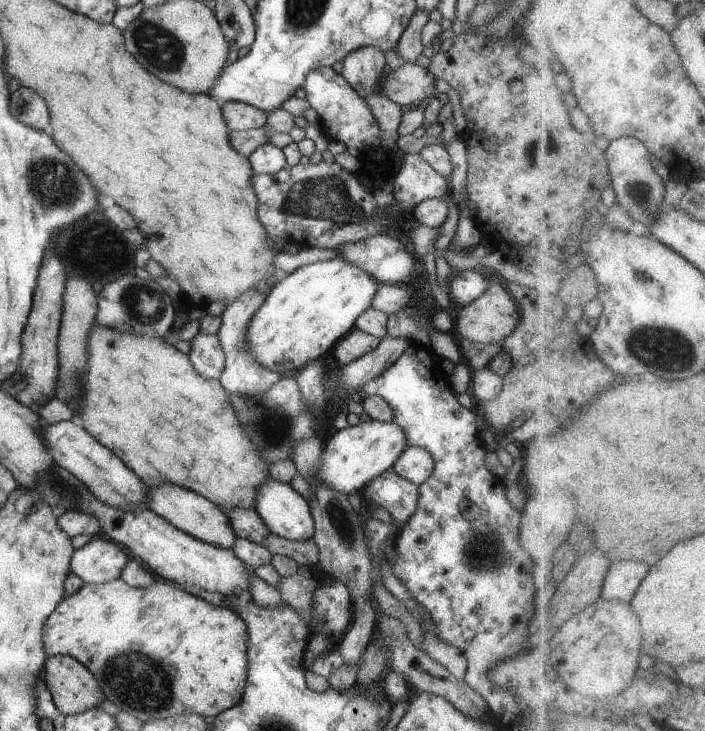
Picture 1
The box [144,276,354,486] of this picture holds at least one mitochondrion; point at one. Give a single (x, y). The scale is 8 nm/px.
(272, 425)

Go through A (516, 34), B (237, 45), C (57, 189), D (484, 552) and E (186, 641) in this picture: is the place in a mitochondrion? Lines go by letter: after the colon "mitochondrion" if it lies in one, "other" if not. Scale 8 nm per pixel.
A: other
B: other
C: mitochondrion
D: mitochondrion
E: other

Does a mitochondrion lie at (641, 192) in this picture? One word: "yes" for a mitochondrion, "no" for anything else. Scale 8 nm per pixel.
yes

